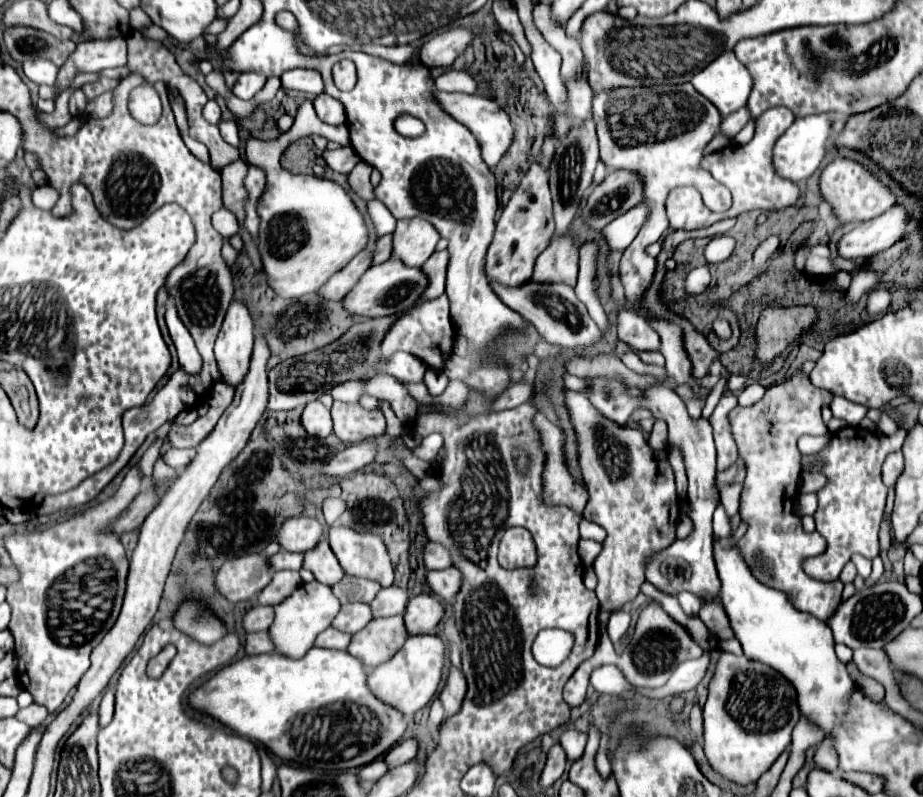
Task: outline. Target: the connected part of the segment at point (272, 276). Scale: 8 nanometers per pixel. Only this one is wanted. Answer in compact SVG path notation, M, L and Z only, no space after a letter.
M304 100L298 106L294 128L290 128L288 134L282 134L278 140L254 140L254 138L250 138L246 143L246 162L262 166L268 174L266 190L262 194L262 200L258 202L258 214L262 218L260 236L258 236L258 250L262 254L262 264L264 264L264 272L268 274L270 286L274 288L276 294L280 294L284 298L300 298L300 296L318 292L322 288L322 284L326 284L326 280L330 276L334 276L334 272L342 270L368 244L368 228L366 228L364 216L360 214L358 206L352 202L350 194L342 186L338 186L336 182L332 182L328 178L320 178L320 176L292 174L292 172L288 172L280 166L279 160L283 151L294 140L308 136L308 134L320 134L320 136L328 138L330 142L348 142L348 125L324 124L316 116L312 102Z

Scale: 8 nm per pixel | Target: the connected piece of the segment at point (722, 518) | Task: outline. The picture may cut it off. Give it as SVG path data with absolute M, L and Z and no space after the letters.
M718 504L716 512L714 512L714 536L716 538L730 538L734 532L732 532L732 522L730 522L730 516L726 514L724 506Z

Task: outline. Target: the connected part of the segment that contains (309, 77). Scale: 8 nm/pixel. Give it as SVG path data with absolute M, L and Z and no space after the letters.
M290 70L280 76L286 90L300 90L308 94L322 94L324 80L316 70Z

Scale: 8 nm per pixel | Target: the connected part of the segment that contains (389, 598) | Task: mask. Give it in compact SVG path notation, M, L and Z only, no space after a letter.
M392 584L390 588L382 588L378 592L378 596L370 602L370 608L374 612L374 618L378 616L396 616L396 614L404 614L406 612L406 604L408 604L410 596L404 588Z

